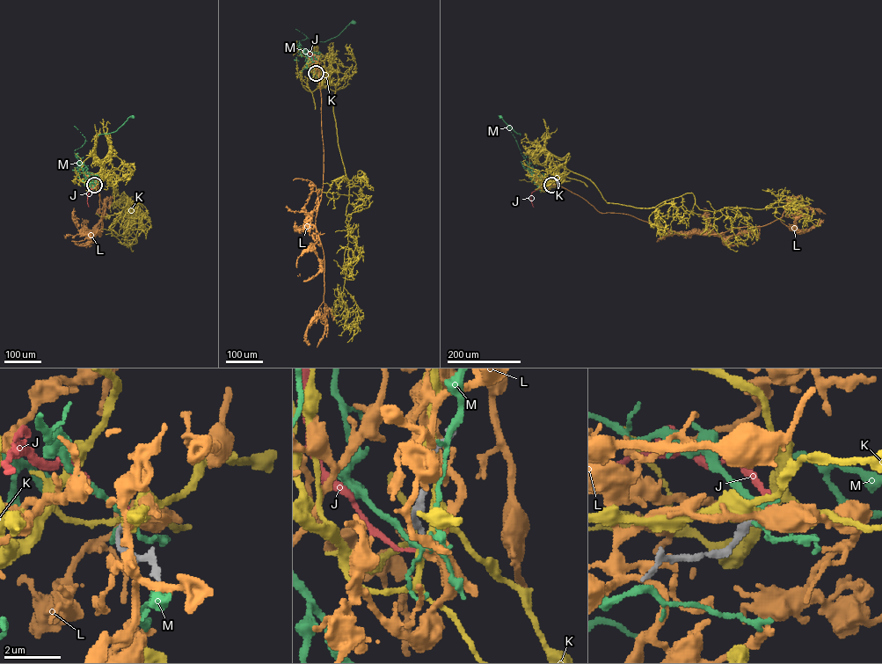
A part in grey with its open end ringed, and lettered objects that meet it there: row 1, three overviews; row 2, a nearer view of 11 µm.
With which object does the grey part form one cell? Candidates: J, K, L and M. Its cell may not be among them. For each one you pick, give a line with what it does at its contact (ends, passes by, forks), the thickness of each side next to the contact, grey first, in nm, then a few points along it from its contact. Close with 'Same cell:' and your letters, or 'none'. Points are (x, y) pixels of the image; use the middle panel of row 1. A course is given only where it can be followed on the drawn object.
J: it ends there; 150 nm thick on the grey side, 140 nm on the other; it runs (316, 73), (312, 55), (309, 52), (310, 54)
Same cell: J

